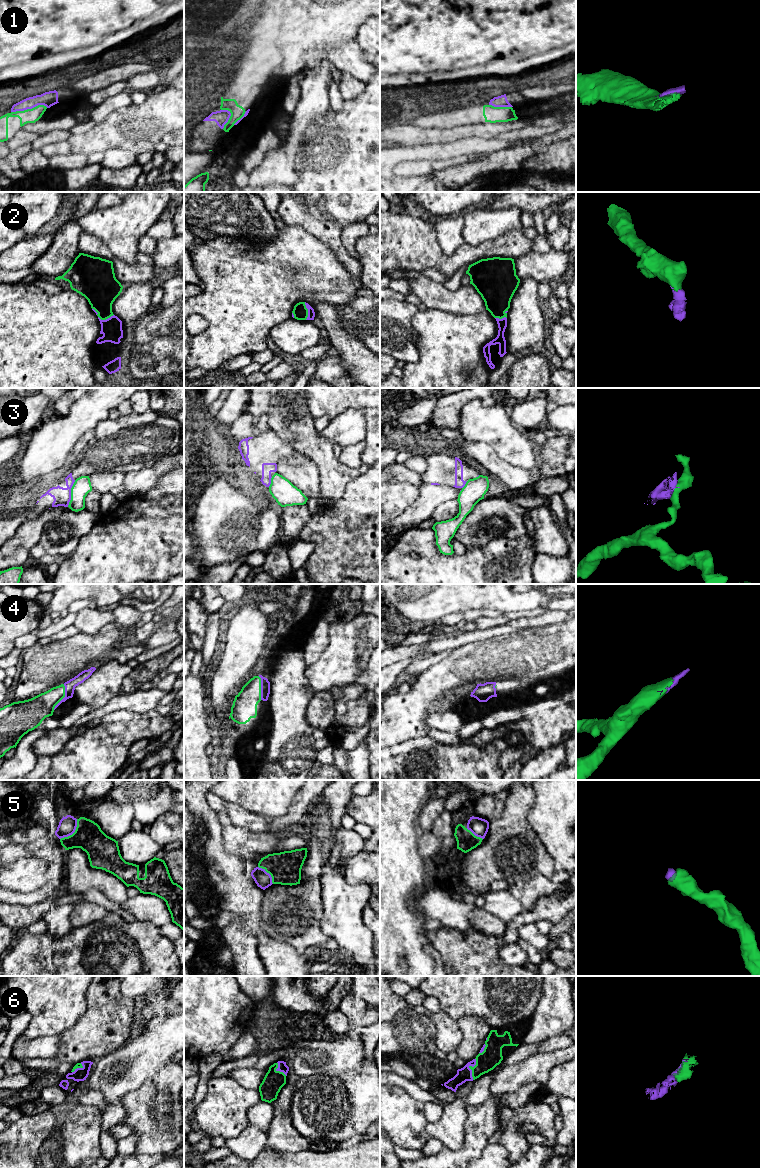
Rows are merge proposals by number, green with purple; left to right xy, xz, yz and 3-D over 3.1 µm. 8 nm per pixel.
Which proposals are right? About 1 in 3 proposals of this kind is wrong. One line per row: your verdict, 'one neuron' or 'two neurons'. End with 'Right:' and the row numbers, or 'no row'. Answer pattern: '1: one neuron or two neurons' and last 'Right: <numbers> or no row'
1: two neurons
2: one neuron
3: two neurons
4: one neuron
5: one neuron
6: one neuron
Right: 2, 4, 5, 6

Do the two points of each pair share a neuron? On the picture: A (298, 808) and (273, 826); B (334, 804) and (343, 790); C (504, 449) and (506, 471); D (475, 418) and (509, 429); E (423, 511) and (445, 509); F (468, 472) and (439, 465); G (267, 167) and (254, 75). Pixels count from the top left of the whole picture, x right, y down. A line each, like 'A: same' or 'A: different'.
A: same
B: same
C: different
D: same
E: different
F: same
G: different

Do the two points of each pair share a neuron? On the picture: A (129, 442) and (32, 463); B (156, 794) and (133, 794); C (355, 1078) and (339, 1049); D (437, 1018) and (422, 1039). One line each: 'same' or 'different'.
A: different
B: same
C: different
D: different

